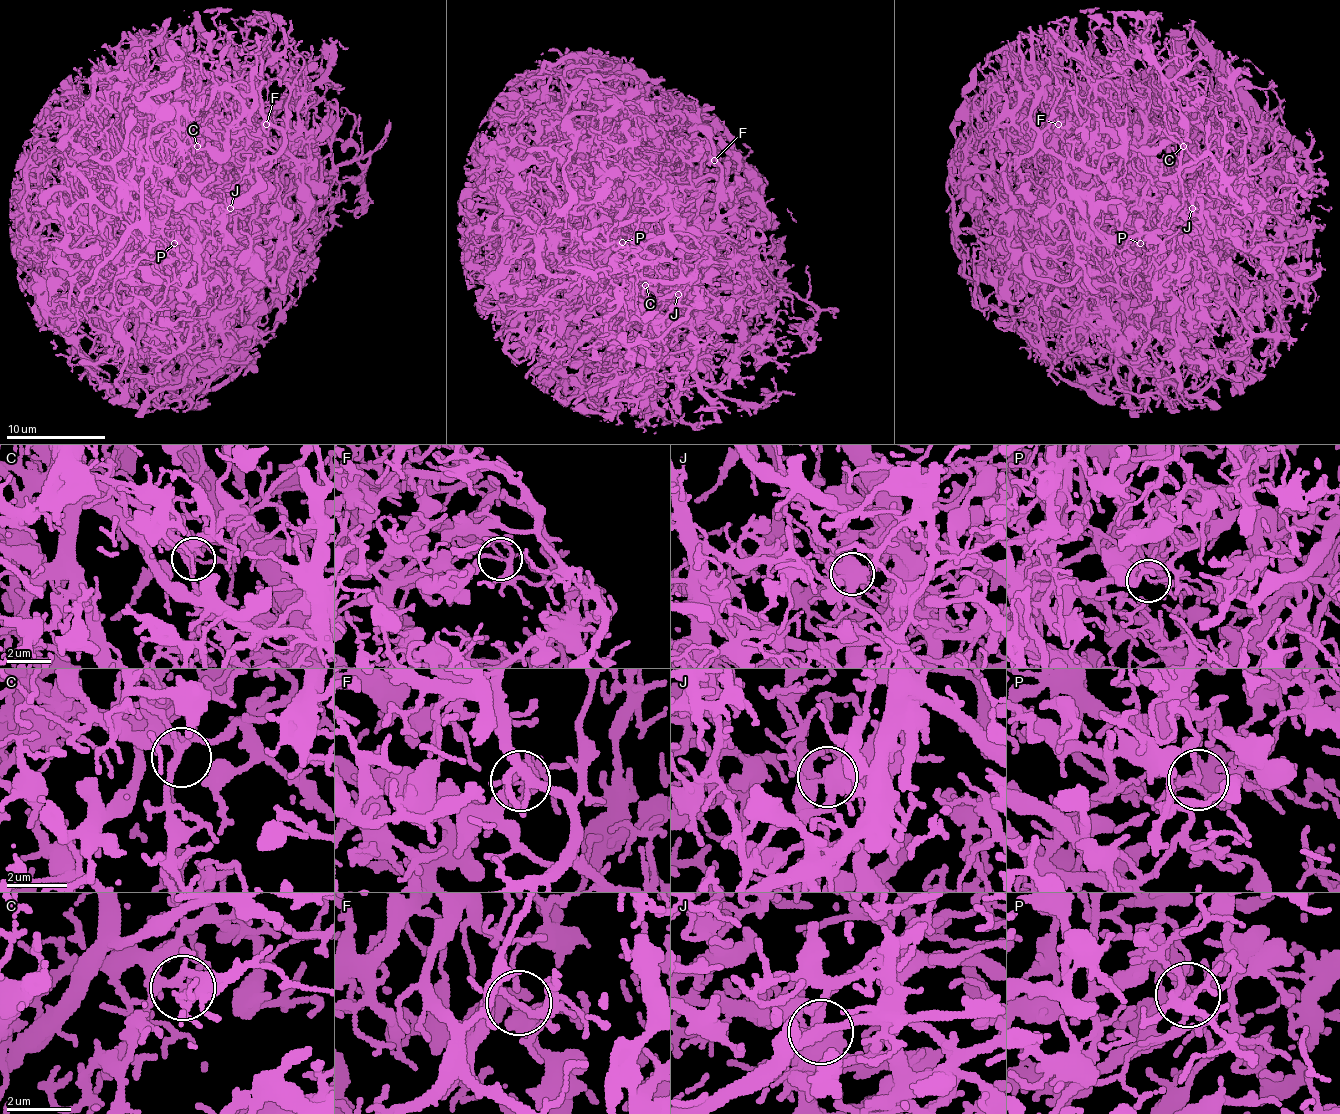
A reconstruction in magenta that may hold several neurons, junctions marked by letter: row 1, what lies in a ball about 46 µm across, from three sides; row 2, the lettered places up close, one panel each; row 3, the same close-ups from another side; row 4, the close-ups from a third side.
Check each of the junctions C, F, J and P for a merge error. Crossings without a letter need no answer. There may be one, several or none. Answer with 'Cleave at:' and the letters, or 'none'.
Cleave at: J, P

